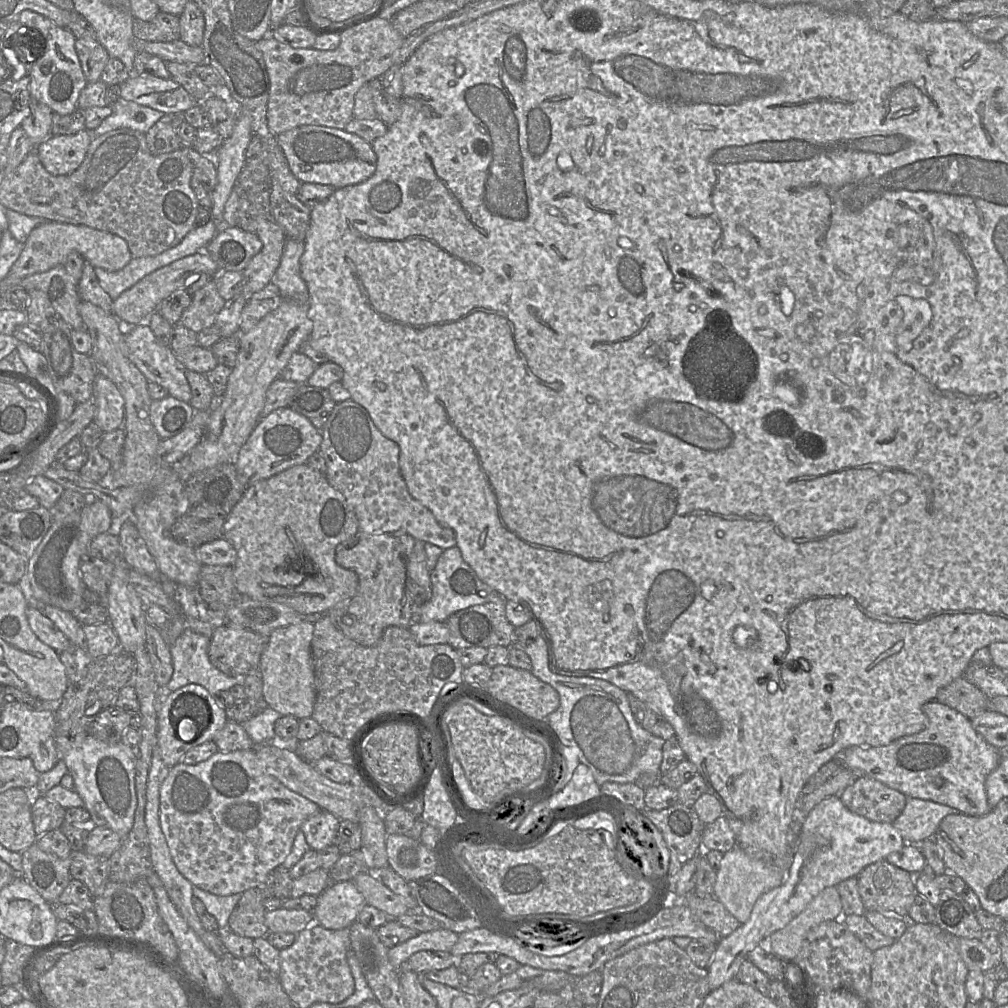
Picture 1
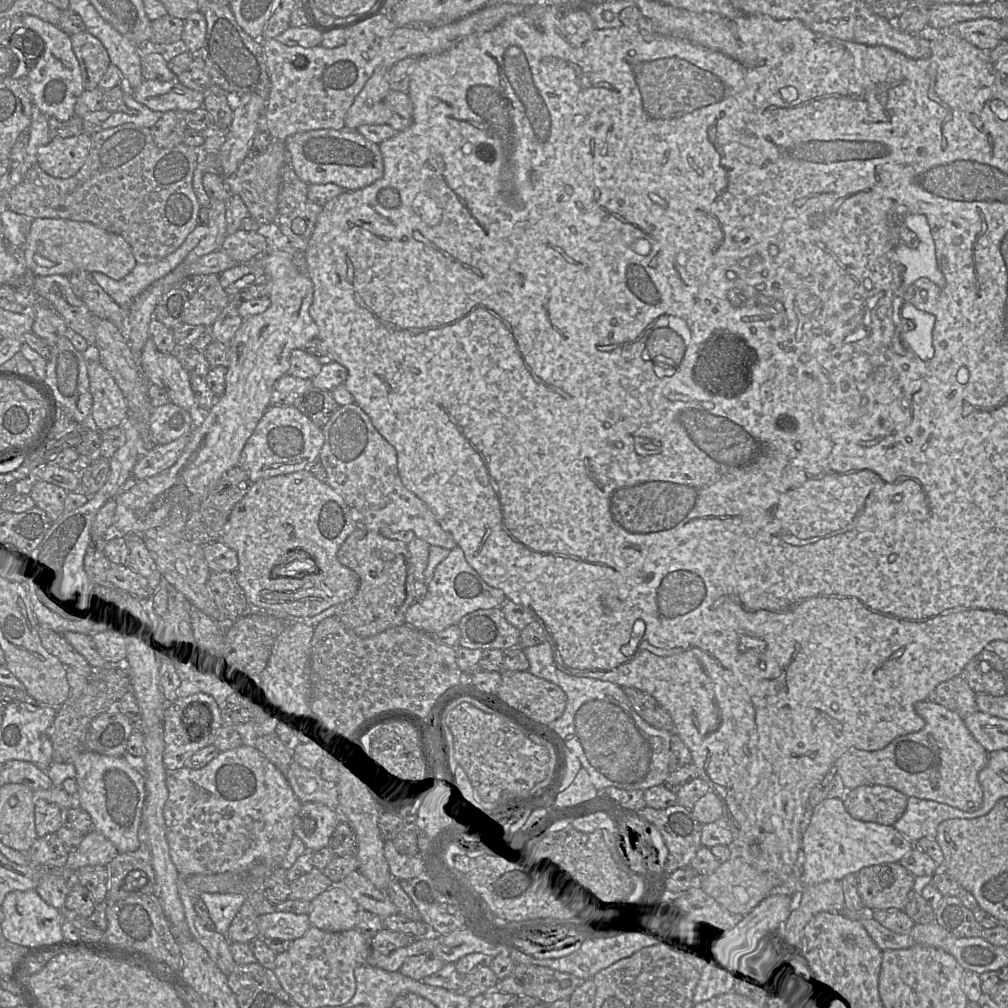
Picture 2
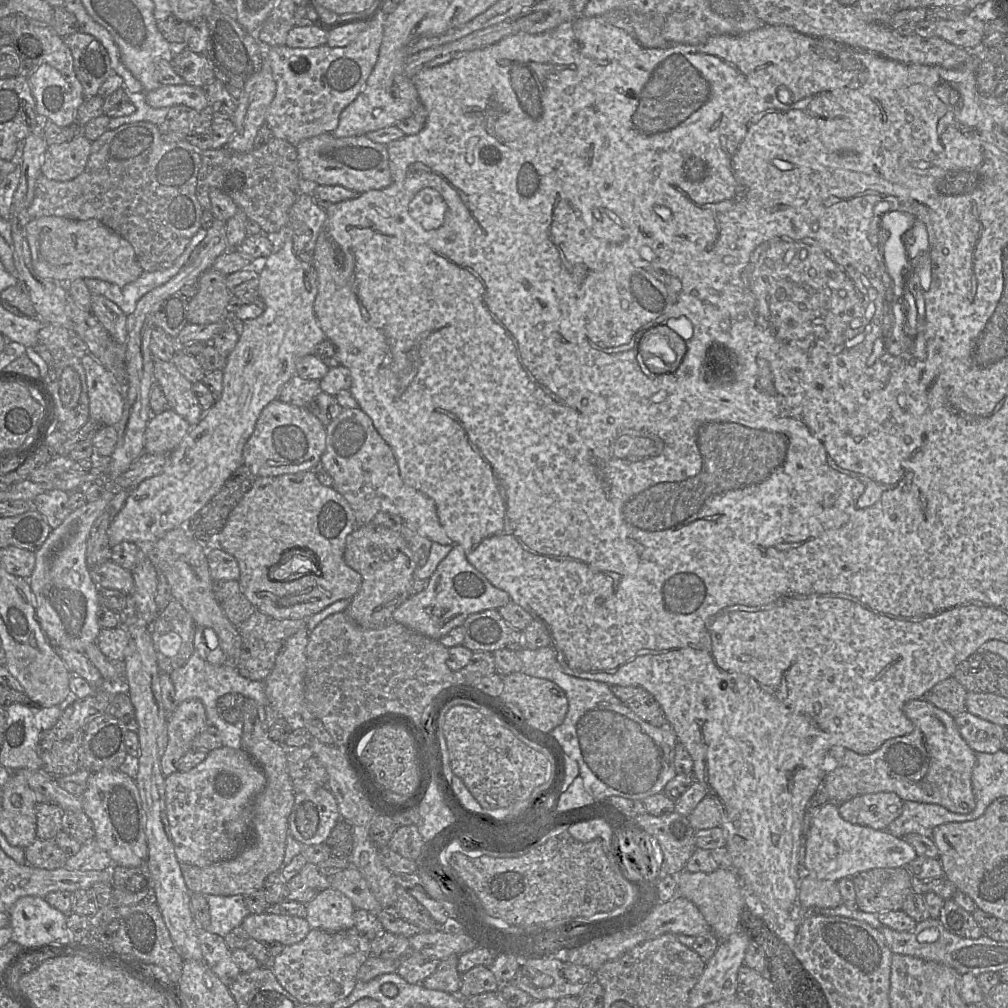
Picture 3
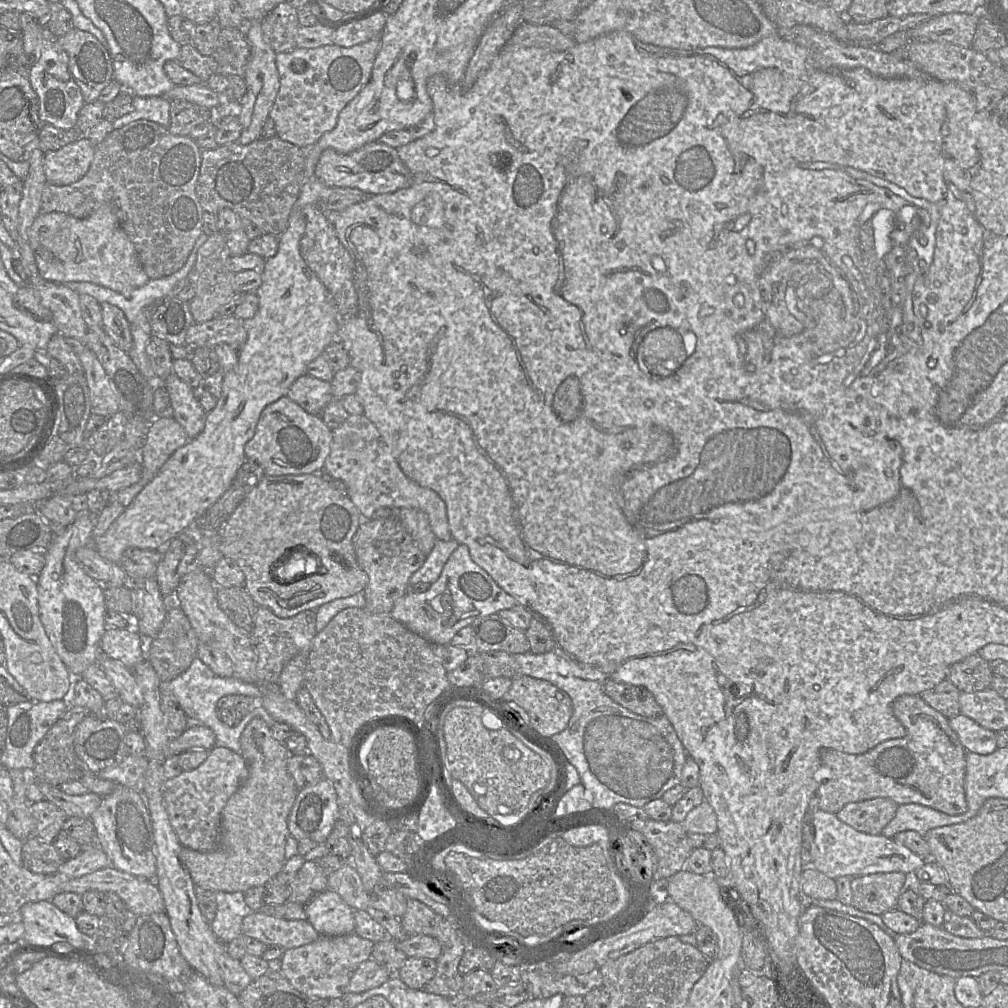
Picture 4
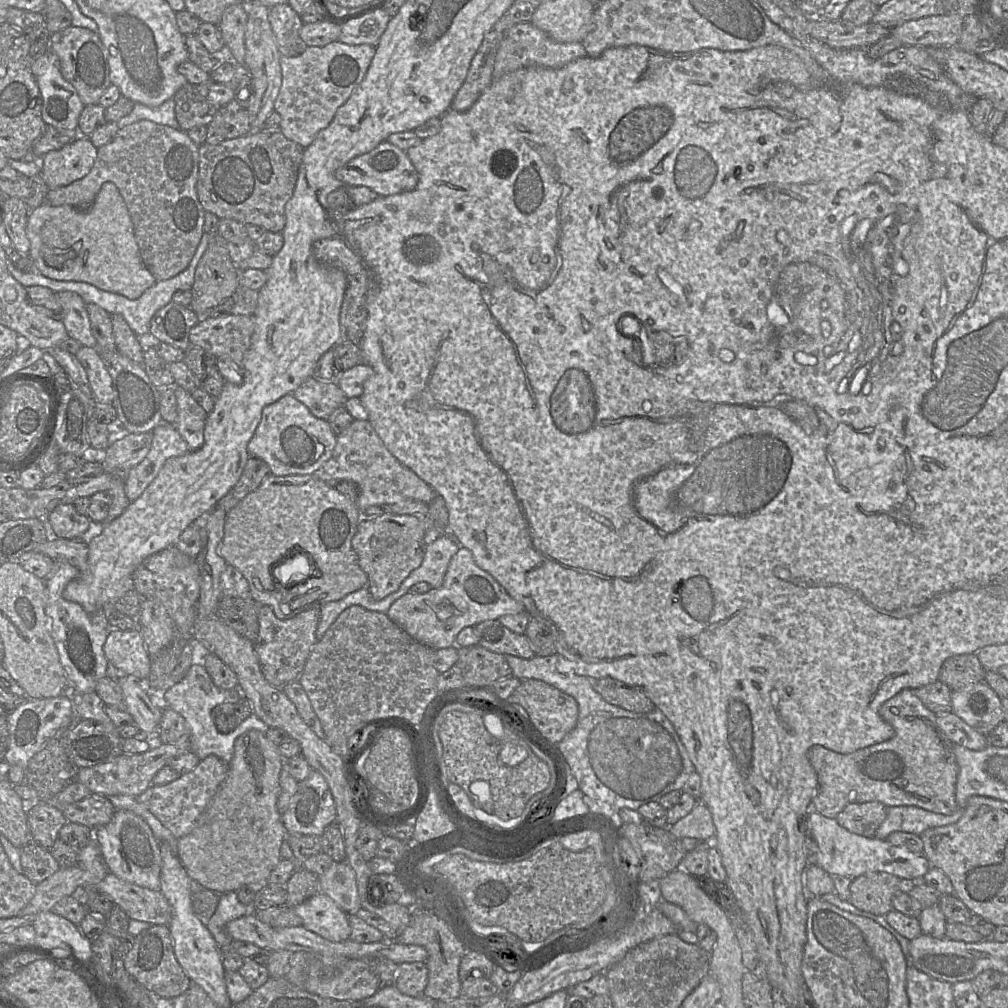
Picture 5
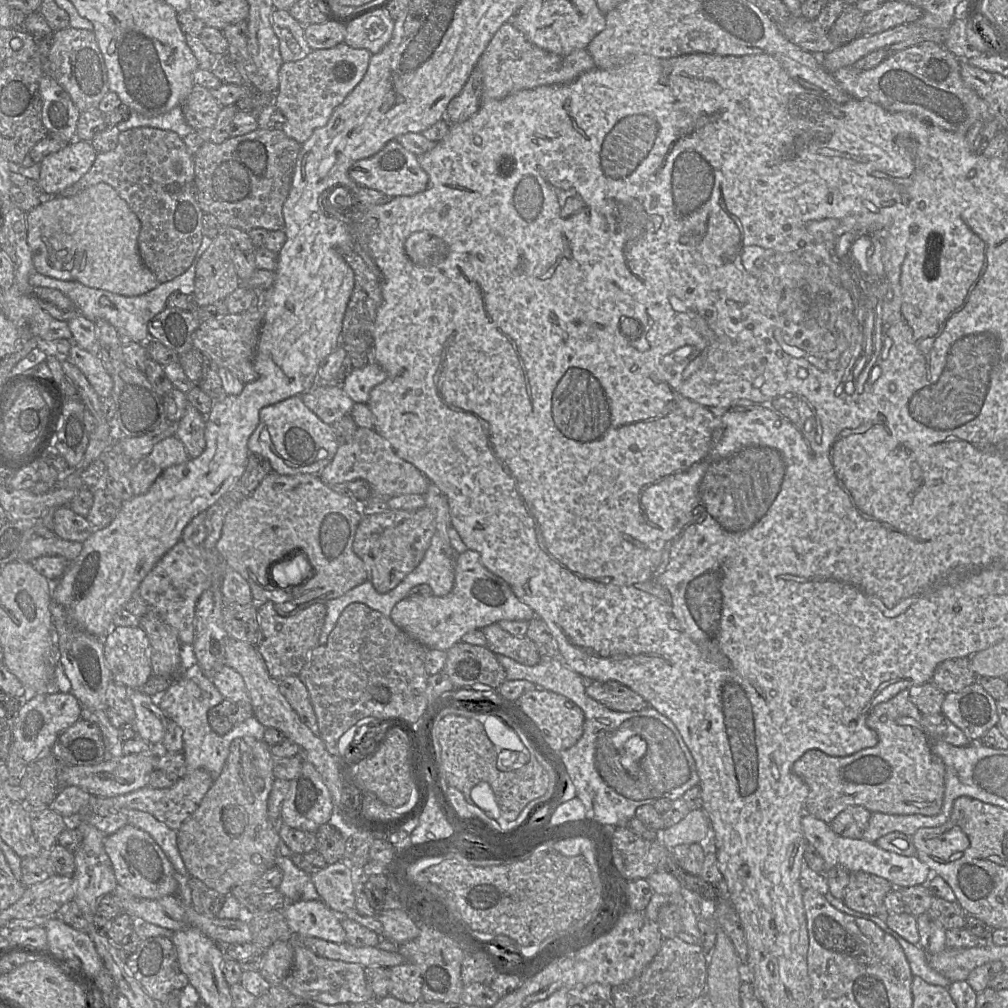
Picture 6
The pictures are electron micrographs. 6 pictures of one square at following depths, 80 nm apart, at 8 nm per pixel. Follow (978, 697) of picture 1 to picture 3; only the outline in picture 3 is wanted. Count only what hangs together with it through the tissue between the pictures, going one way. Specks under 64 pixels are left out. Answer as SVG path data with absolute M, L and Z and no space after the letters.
M953 677L936 684L923 697L937 708L956 717L966 712L967 690Z

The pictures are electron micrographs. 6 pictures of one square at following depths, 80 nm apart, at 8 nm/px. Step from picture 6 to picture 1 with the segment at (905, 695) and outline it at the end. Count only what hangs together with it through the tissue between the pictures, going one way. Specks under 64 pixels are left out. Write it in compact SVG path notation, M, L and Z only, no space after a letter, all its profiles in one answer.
M936 700L922 707L928 726L921 732L878 747L849 747L839 759L856 776L867 776L906 797L929 800L955 808L968 816L983 816L991 809L985 790L986 777L997 768L1001 750L989 744L972 727L971 720Z

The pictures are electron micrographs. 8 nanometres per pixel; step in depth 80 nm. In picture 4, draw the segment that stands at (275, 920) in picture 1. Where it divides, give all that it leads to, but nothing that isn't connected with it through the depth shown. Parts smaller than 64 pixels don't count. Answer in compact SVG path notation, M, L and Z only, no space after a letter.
M252 911L242 921L242 933L266 945L278 945L285 949L314 942L320 934L306 920L286 920L260 911Z

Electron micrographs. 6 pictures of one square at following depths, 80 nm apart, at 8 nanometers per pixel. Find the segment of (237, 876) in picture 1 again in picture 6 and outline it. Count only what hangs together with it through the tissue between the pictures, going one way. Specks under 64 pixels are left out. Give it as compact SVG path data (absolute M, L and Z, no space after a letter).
M197 769L179 778L170 788L157 789L147 785L134 792L112 797L112 800L116 807L150 813L170 829L178 831L182 823L197 810L213 783L206 770Z

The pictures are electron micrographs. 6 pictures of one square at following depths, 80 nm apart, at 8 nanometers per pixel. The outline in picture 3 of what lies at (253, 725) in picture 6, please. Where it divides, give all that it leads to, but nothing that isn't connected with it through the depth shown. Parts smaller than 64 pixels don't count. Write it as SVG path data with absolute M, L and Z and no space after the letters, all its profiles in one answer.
M194 651L189 660L183 666L175 669L170 674L170 677L174 685L175 699L177 702L181 703L189 699L198 699L201 701L205 708L208 725L214 726L220 731L224 747L231 747L234 749L242 748L241 738L244 723L242 718L236 723L229 723L220 716L217 708L217 700L222 695L227 693L239 693L264 706L267 732L268 725L273 722L276 717L280 717L275 714L270 706L264 681L251 680L240 675L235 666L229 662L223 665L213 665L203 660L199 654Z

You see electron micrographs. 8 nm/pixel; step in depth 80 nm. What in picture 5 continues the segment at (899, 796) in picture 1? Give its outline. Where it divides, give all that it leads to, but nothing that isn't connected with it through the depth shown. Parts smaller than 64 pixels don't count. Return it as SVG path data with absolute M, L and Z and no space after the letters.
M880 802L848 804L836 817L840 826L851 833L873 838L886 818L886 806Z

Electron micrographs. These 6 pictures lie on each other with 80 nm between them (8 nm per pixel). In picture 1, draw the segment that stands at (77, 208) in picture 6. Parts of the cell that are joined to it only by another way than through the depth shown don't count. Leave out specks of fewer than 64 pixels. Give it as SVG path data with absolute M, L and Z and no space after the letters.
M44 221L30 232L20 256L7 276L24 278L46 272L55 266L64 265L65 259L72 251L79 252L93 267L100 267L110 272L122 269L133 258L126 240L119 235L86 225Z

